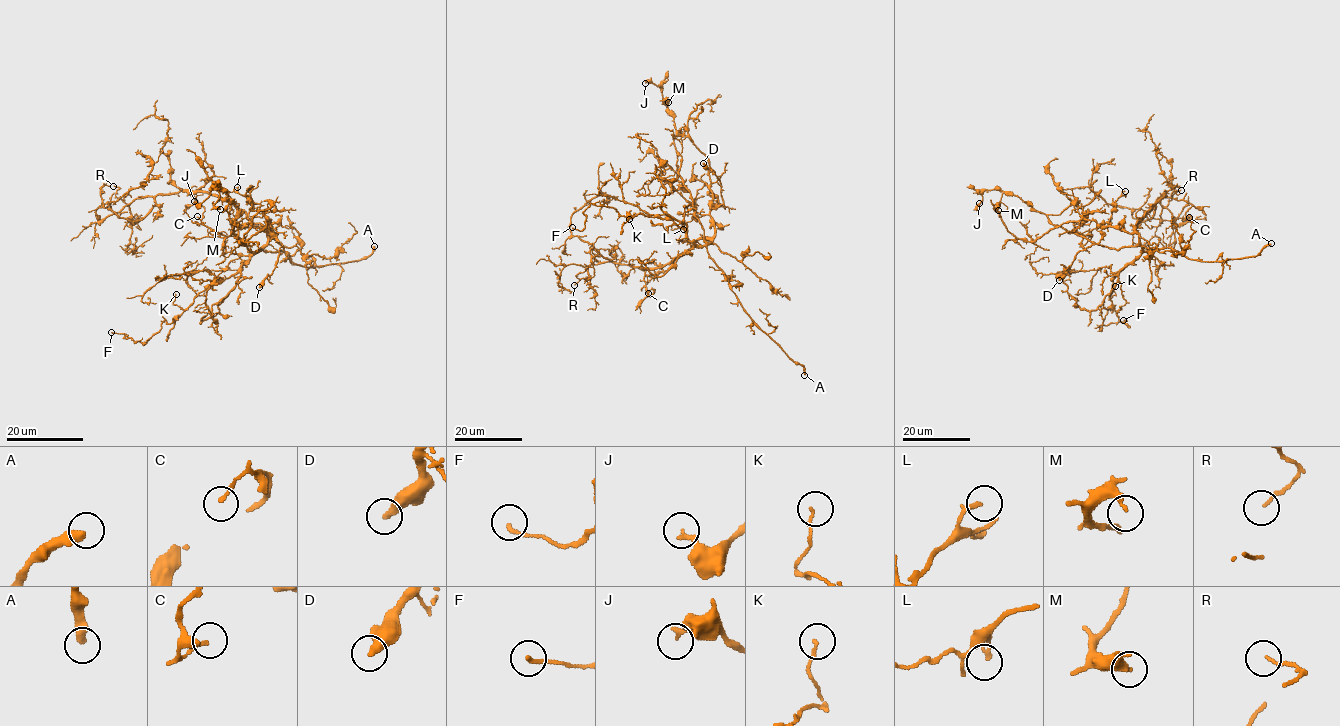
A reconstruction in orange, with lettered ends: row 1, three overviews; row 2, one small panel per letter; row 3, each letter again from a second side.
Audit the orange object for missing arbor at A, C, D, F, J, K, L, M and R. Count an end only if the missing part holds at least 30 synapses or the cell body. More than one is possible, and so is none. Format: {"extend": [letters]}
{"extend": ["A"]}

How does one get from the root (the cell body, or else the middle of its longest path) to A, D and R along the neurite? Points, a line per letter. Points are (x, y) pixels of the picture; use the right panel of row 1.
A: (1144, 216), (1135, 225), (1138, 241), (1144, 246), (1171, 248), (1192, 259), (1225, 261), (1254, 257), (1271, 243)
D: (1144, 216), (1132, 232), (1110, 226), (1103, 228), (1101, 239), (1080, 250), (1059, 280)
R: (1144, 216), (1164, 195), (1159, 197), (1160, 203), (1166, 206), (1172, 195), (1181, 190)

